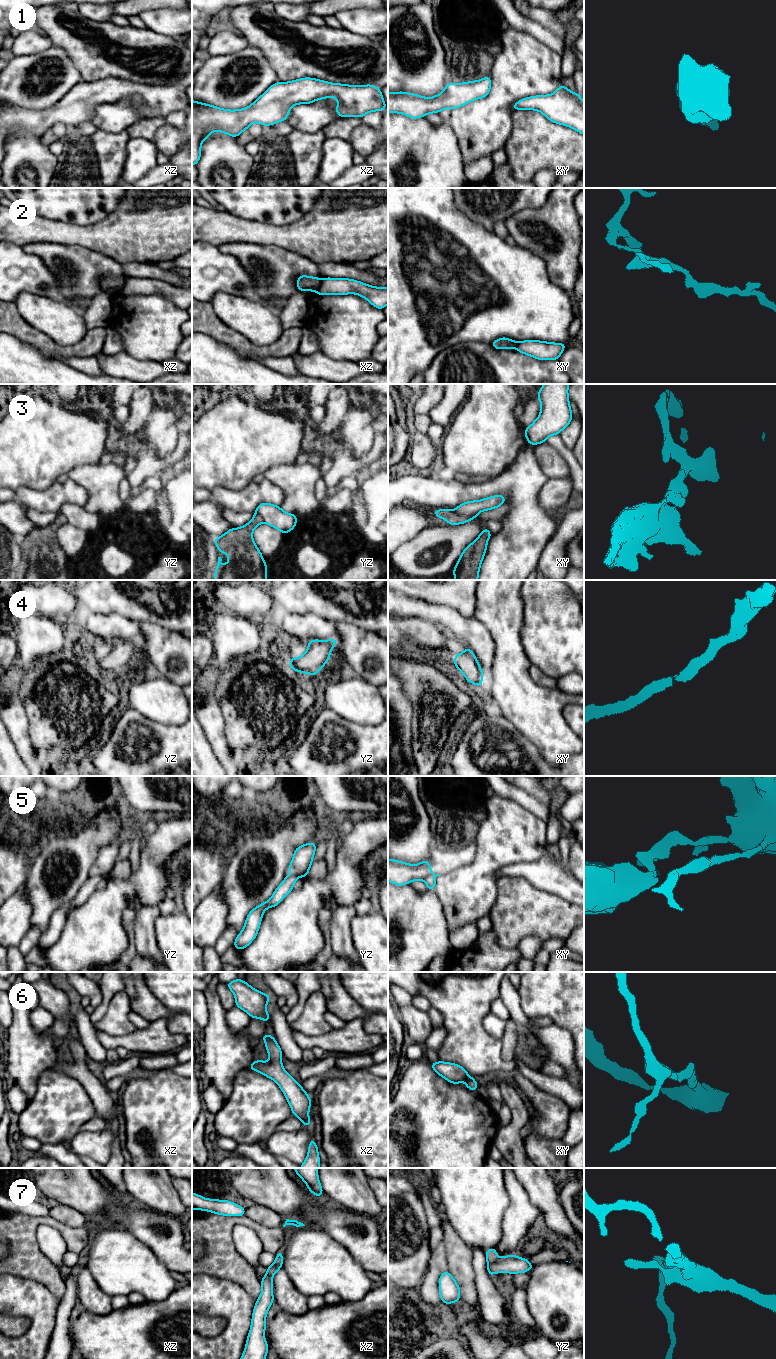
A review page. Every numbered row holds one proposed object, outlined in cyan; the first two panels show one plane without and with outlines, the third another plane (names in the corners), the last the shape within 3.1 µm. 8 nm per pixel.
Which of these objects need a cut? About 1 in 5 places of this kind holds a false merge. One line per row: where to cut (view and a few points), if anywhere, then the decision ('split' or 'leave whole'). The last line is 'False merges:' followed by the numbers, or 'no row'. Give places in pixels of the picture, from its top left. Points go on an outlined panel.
1: no cut | leave whole
2: xz (322, 280), (313, 290) | split
3: xy (453, 510), (456, 514), (470, 519) | split
4: no cut | leave whole
5: xy (432, 874), (423, 879) | split
6: no cut | leave whole
7: no cut | leave whole
False merges: 2, 3, 5

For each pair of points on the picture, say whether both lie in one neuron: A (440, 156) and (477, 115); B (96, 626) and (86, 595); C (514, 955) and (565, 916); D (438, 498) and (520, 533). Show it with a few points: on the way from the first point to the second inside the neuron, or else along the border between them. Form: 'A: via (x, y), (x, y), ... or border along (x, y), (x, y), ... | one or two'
A: border along (449, 123), (457, 139), (462, 161) | two
B: border along (91, 611), (114, 614) | two
C: border along (495, 935), (499, 944), (515, 948) | two
D: via (467, 490), (511, 488), (520, 497), (520, 504) | one

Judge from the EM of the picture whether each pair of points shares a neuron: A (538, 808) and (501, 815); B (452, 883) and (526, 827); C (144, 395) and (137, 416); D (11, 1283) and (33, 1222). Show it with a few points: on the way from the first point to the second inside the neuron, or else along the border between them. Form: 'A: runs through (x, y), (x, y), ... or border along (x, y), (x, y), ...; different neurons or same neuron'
A: border along (507, 799), (518, 802), (546, 823); different neurons
B: runs through (470, 880), (508, 842); same neuron
C: runs through (142, 400), (138, 405), (137, 411); same neuron
D: border along (10, 1274), (36, 1282); different neurons

